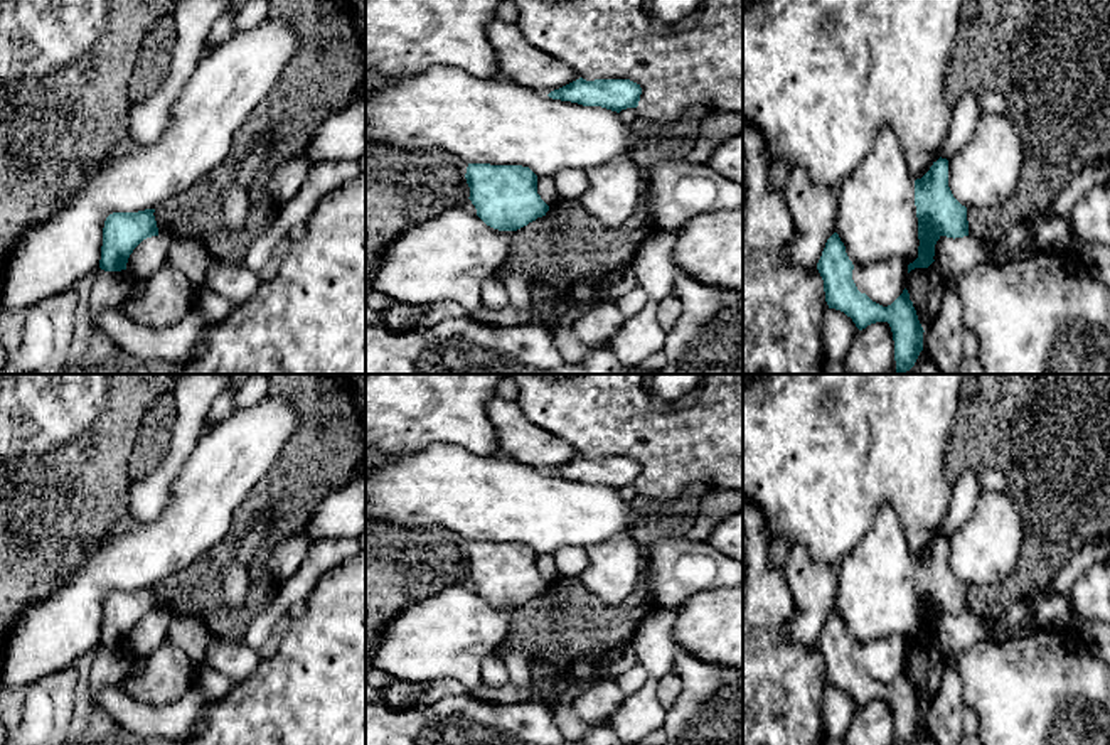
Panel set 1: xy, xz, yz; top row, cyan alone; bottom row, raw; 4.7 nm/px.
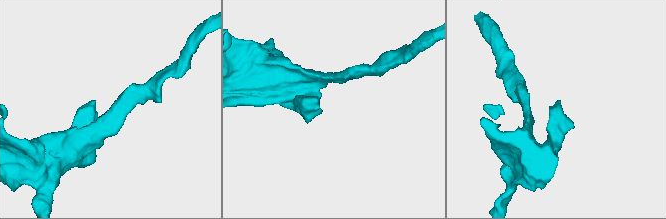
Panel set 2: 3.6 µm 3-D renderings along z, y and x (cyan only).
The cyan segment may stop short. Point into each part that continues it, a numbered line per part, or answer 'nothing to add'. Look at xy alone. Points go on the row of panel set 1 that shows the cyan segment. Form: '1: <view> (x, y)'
nothing to add

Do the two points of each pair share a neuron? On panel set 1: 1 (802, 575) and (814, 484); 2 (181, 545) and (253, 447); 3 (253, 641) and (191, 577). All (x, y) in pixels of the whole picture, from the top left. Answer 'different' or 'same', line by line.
1: different
2: same
3: different

